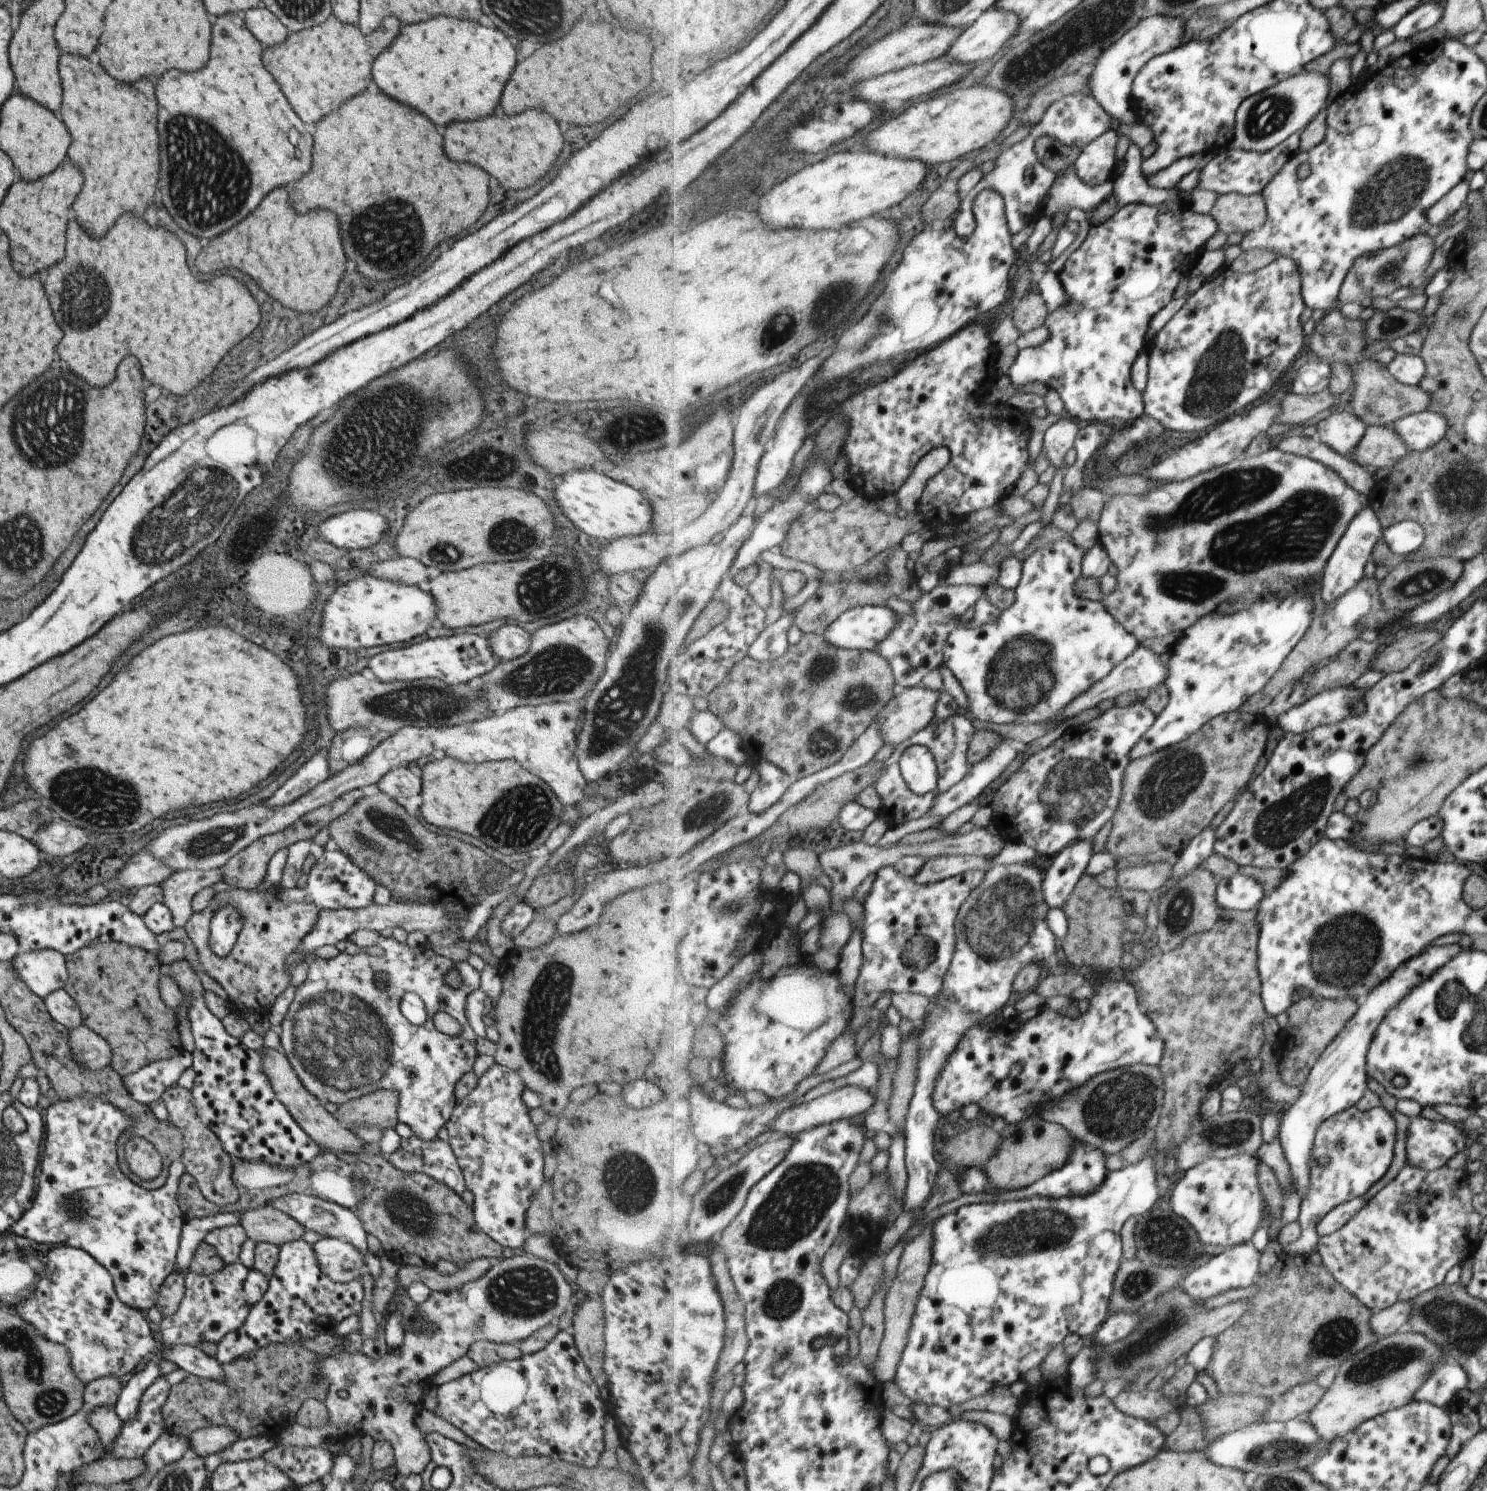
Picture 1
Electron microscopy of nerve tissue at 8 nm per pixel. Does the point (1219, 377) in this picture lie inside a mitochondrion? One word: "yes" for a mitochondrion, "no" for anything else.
yes

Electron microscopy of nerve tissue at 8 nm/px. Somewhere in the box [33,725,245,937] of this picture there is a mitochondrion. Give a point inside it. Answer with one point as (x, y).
(96, 797)

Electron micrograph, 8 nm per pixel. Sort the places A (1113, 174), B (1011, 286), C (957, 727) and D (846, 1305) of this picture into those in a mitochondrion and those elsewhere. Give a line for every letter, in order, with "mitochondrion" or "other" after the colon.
A: other
B: other
C: other
D: other

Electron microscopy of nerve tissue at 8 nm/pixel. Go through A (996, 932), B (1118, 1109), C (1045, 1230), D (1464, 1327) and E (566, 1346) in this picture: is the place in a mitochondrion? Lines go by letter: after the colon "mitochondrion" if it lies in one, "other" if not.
A: mitochondrion
B: mitochondrion
C: mitochondrion
D: mitochondrion
E: other

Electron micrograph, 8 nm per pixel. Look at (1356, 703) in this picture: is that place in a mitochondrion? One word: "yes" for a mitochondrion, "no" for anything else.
no

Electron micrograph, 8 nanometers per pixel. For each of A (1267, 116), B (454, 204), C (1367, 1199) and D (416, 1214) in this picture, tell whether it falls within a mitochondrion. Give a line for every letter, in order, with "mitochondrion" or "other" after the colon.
A: mitochondrion
B: other
C: other
D: mitochondrion

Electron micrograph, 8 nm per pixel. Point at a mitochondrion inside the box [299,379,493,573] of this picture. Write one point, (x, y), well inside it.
(455, 552)

